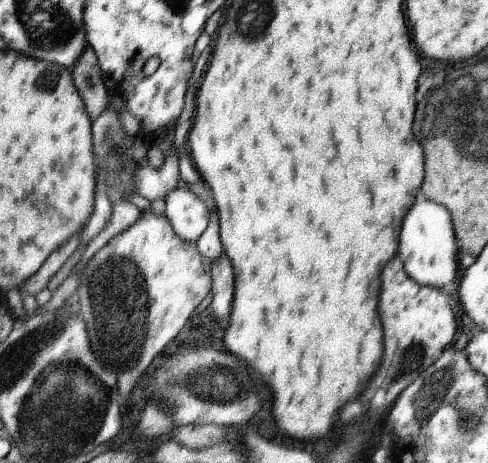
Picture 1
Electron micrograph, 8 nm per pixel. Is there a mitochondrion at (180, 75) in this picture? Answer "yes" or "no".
no

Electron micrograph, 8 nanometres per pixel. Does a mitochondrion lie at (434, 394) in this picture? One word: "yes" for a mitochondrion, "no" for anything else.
yes

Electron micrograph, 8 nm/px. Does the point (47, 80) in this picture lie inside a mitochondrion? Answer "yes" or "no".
yes

